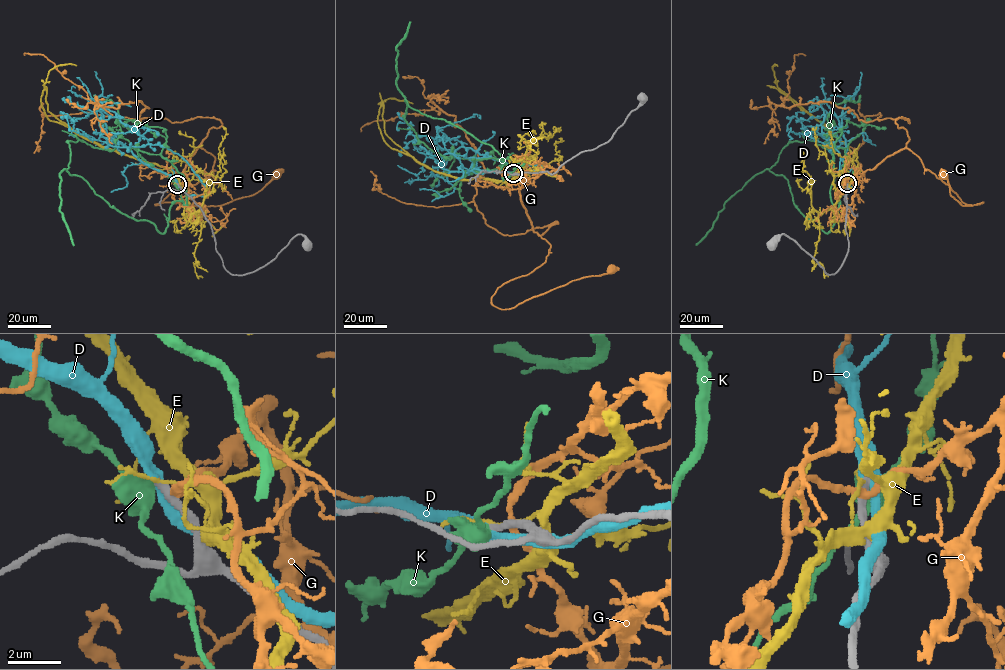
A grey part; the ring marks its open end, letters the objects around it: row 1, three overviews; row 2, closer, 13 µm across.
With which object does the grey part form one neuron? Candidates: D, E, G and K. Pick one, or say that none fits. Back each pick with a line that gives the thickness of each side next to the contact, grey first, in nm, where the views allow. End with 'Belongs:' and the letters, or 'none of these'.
D: 320/420 nm
Belongs: D

